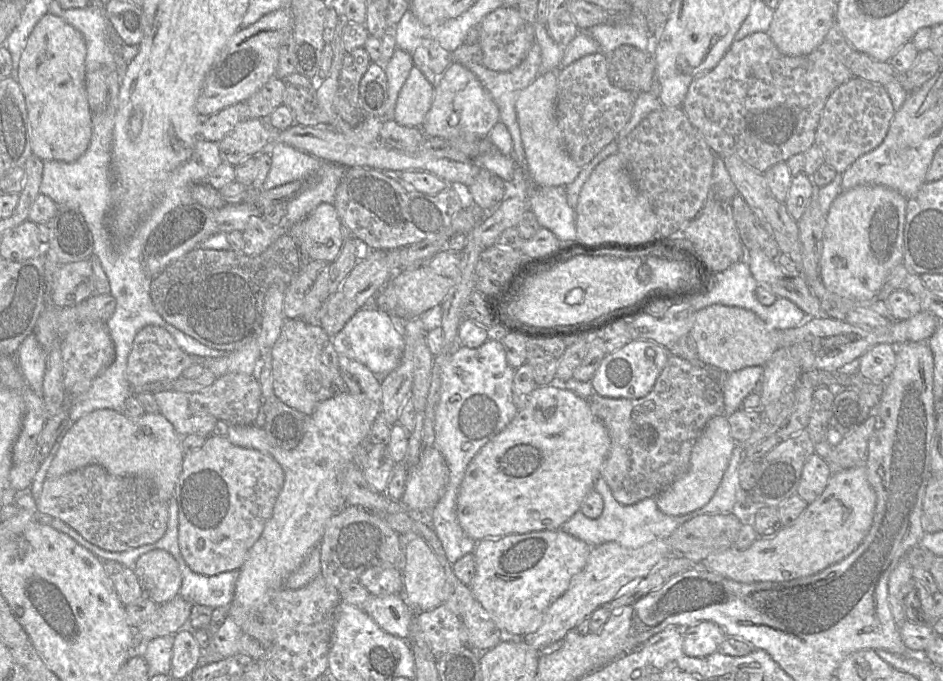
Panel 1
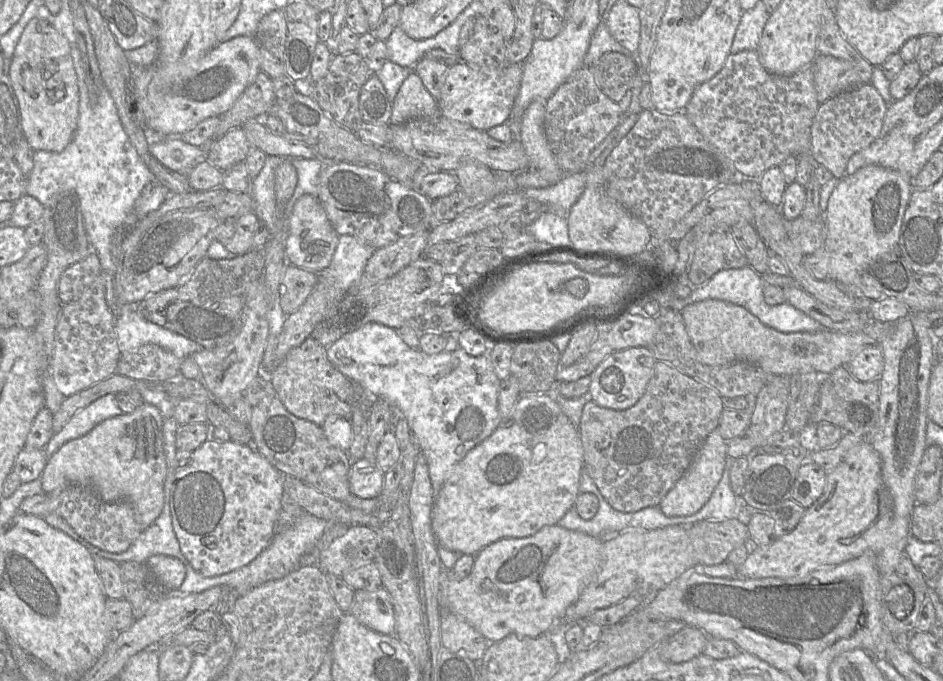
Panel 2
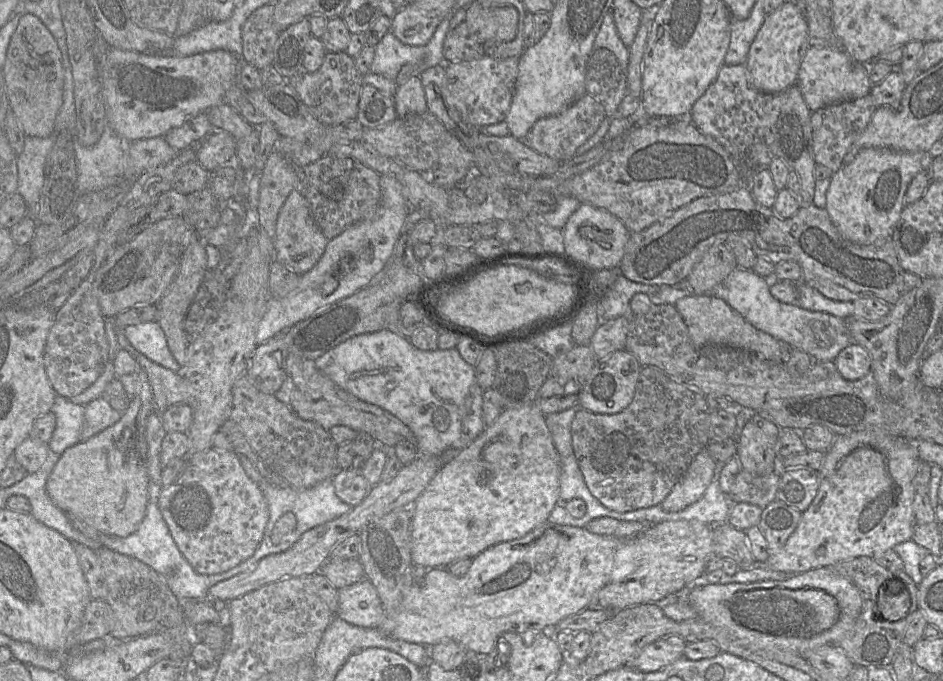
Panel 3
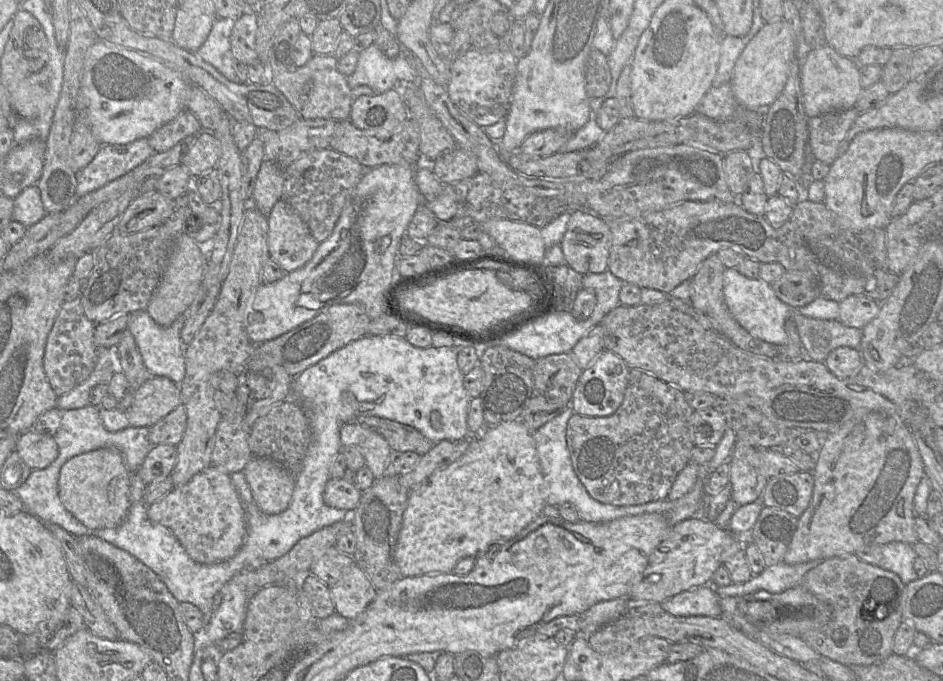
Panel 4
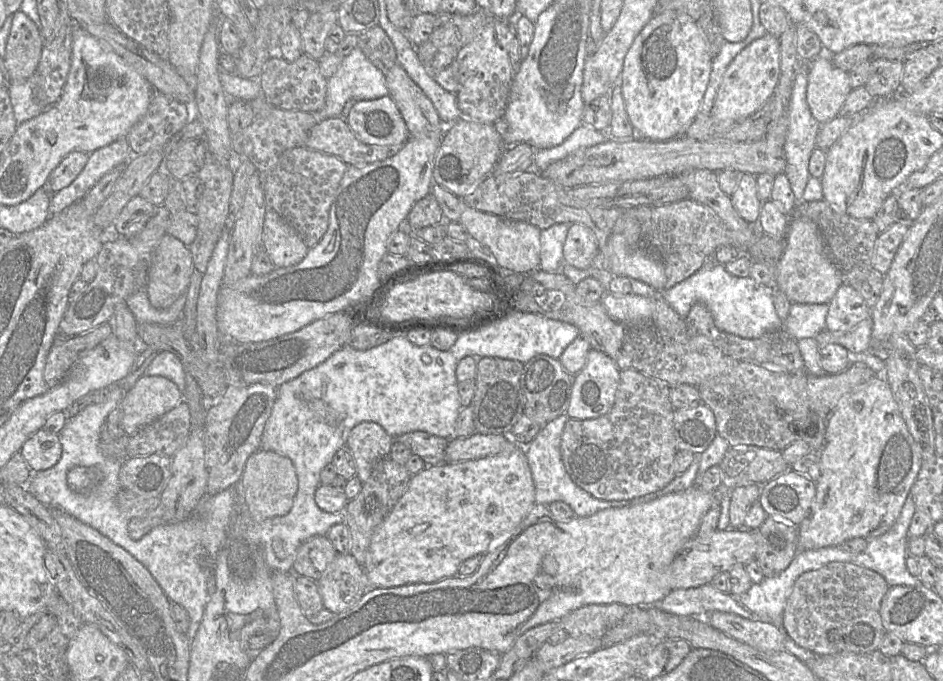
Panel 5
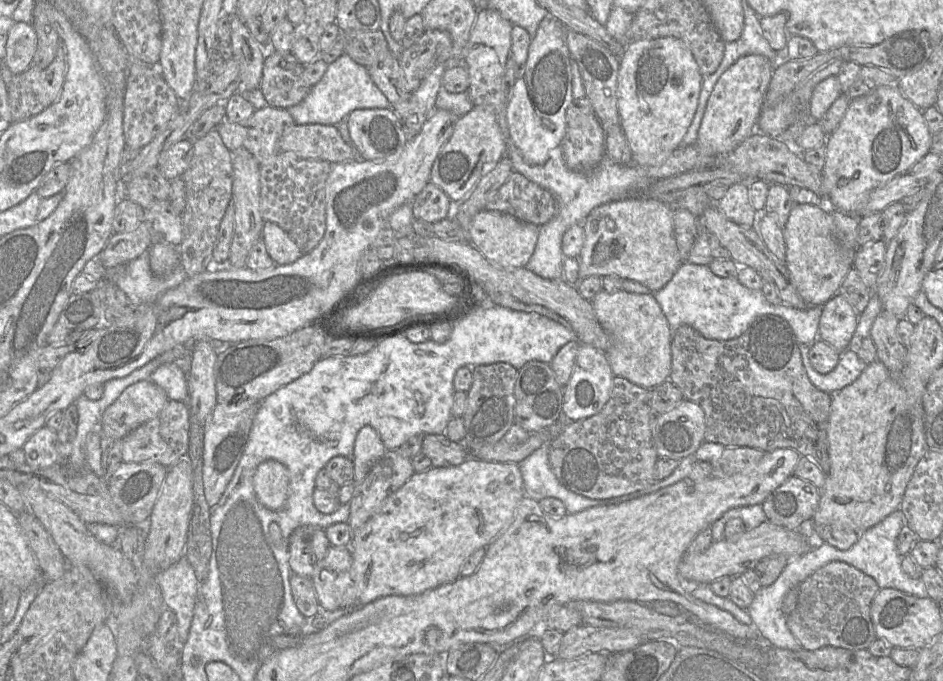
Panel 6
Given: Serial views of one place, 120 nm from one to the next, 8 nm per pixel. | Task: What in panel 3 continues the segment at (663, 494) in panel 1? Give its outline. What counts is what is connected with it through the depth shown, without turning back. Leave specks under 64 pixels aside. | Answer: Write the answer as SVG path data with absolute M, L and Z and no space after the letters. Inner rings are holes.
M701 450L661 503L662 508L668 512L677 512L697 502L712 482L715 466L716 461L708 450Z

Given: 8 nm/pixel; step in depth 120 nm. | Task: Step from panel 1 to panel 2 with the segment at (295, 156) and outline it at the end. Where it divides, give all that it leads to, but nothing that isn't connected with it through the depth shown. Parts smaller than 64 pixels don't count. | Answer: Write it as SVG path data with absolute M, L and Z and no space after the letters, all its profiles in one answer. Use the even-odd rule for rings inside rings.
M266 155L260 173L250 182L250 194L254 200L254 214L263 222L271 236L279 233L279 211L274 191L275 170L285 158ZM293 158L291 162L297 172L297 185L285 206L286 221L294 204L301 196L304 194L317 196L319 175L325 165L325 162L320 158Z

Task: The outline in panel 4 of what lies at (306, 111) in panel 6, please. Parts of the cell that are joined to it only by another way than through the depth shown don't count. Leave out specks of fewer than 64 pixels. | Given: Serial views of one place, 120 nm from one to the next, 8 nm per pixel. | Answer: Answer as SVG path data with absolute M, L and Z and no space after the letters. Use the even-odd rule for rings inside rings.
M374 44L359 53L354 72L346 77L351 89L365 85L377 94L396 88L400 81L418 86L421 79L406 55L400 53L395 58L388 58Z

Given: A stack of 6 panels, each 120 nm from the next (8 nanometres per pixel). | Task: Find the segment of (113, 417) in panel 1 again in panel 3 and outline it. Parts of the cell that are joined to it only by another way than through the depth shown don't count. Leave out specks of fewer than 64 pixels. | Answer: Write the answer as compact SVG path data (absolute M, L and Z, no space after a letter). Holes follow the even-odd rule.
M139 370L132 376L138 382L138 390L129 400L128 408L119 421L91 438L67 448L46 482L49 497L66 514L77 516L103 534L119 537L129 536L139 528L145 517L148 503L146 423L150 415L155 412L155 401L146 374Z

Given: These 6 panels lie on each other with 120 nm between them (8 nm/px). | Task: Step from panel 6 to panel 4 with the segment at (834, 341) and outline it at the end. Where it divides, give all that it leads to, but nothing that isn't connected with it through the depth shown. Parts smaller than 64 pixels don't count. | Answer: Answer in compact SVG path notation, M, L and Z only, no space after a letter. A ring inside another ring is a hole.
M850 295L839 302L838 320L848 327L863 328L877 316L881 303L864 295Z

